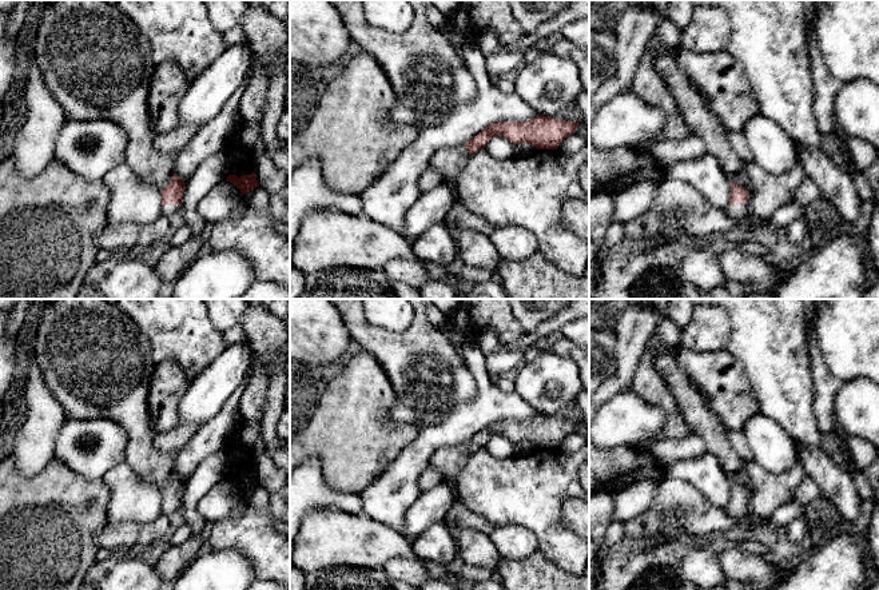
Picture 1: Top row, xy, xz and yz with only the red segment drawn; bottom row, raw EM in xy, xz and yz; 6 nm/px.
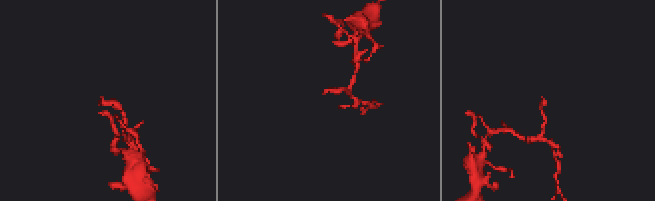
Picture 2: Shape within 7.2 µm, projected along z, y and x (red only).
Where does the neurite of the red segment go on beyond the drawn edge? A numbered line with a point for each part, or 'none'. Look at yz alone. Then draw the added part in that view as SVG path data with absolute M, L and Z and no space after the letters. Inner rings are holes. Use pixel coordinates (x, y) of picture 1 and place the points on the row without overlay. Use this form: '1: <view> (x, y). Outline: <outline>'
1: yz (701, 421). Outline: M663 354L655 359L655 364L668 383L691 431L703 438L707 451L719 461L728 478L749 493L749 477L743 469L743 461L729 443L728 427L708 408L703 394L677 366L673 356Z

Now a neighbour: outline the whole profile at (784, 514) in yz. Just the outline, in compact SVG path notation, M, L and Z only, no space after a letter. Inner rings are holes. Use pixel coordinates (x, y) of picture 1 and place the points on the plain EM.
M796 501L780 505L772 514L763 515L764 523L777 527L785 527L795 519L806 517L806 507Z

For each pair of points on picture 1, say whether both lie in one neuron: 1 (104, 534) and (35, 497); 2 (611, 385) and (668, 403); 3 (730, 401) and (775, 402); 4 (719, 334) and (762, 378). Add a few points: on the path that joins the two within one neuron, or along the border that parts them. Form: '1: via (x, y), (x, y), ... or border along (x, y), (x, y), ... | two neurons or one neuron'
1: border along (106, 522), (94, 535), (100, 549) | two neurons
2: border along (641, 358), (629, 387) | two neurons
3: border along (746, 373), (760, 411) | two neurons
4: border along (727, 313), (730, 341), (724, 349) | two neurons

